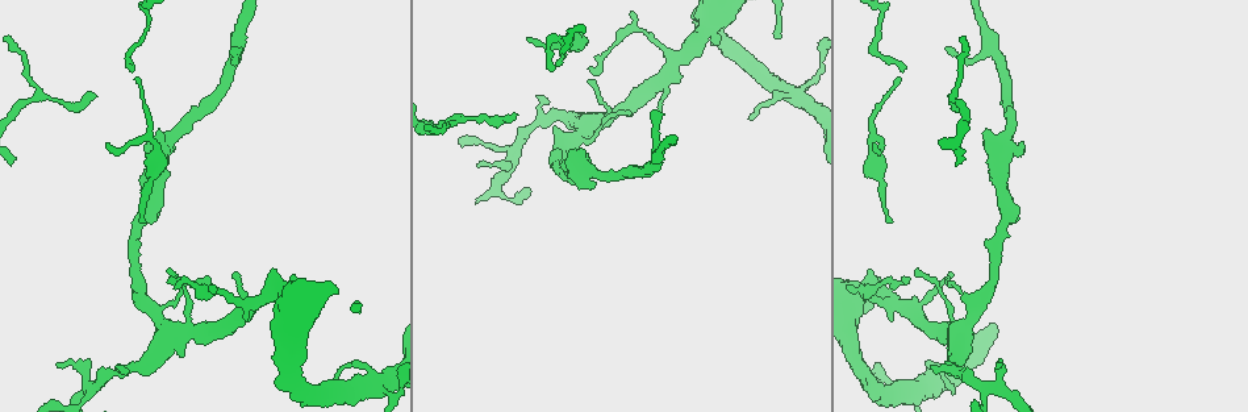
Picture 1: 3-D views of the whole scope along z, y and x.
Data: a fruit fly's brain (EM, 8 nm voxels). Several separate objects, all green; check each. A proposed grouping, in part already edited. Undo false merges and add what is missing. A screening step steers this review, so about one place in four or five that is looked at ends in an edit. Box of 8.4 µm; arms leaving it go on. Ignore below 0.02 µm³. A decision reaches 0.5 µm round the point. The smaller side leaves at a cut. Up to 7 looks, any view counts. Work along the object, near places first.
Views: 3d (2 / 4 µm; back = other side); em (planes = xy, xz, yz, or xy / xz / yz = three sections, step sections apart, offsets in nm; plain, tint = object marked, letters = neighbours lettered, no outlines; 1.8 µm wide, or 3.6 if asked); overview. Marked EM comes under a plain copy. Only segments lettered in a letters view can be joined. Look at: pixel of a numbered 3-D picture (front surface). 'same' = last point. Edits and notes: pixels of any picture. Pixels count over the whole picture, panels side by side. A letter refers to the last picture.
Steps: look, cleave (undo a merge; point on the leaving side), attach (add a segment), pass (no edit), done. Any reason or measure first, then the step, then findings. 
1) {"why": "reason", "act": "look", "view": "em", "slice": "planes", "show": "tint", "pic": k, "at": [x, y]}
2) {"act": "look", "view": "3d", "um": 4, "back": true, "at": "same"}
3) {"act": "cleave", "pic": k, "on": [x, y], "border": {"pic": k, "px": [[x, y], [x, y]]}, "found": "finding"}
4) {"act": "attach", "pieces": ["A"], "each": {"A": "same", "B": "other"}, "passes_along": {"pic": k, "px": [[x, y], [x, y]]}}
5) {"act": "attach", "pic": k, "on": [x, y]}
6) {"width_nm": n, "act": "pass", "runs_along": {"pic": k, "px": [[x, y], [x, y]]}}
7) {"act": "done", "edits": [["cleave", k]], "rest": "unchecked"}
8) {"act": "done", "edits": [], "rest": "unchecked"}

{"why": "an open end", "act": "look", "view": "3d", "um": 2, "back": true, "pic": 1, "at": [234, 277]}

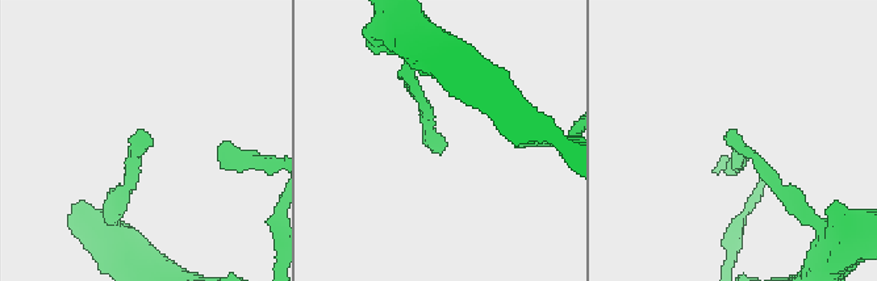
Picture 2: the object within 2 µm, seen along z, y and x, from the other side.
{"act": "look", "view": "em", "slice": "planes", "show": "tint", "pic": 2, "at": [153, 139]}

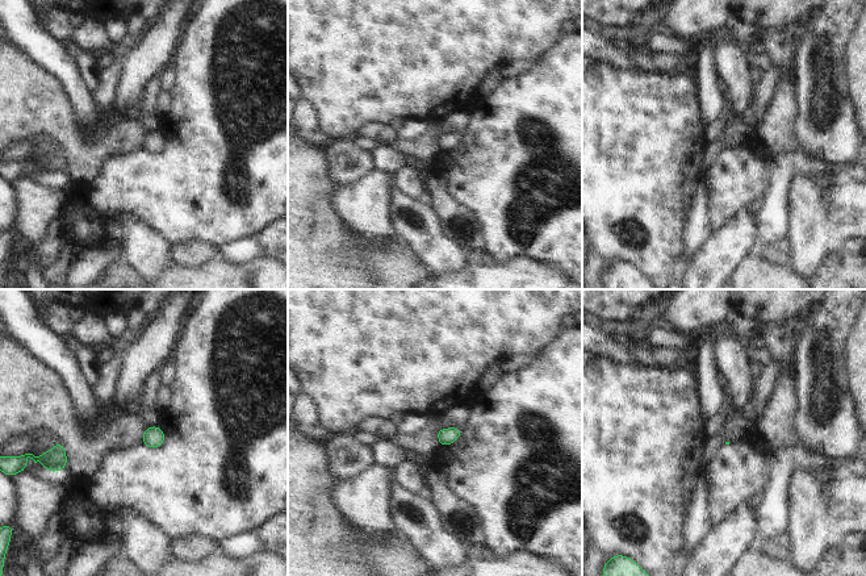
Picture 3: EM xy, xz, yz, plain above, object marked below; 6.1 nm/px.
{"act": "look", "view": "em", "slice": "planes", "show": "letters", "at": "same"}

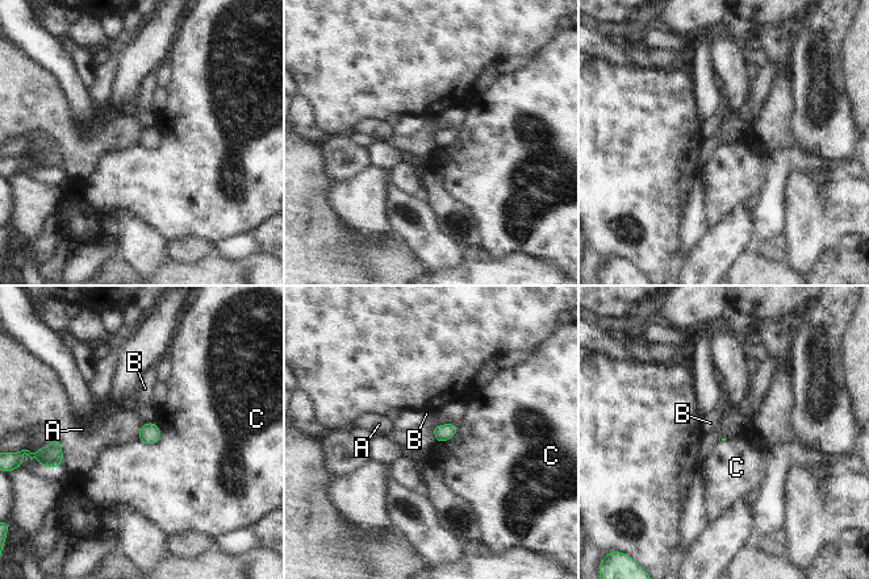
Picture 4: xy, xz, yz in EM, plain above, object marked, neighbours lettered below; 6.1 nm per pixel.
{"act": "pass", "each": {"A": "other", "B": "other", "C": "other"}, "border": {"pic": 4, "px": [[162, 429], [157, 442], [138, 441]]}, "found": "none of them fits"}

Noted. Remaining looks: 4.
{"why": "sharp bend", "act": "look", "view": "em", "slice": "planes", "show": "letters", "pic": 1, "at": [372, 388]}

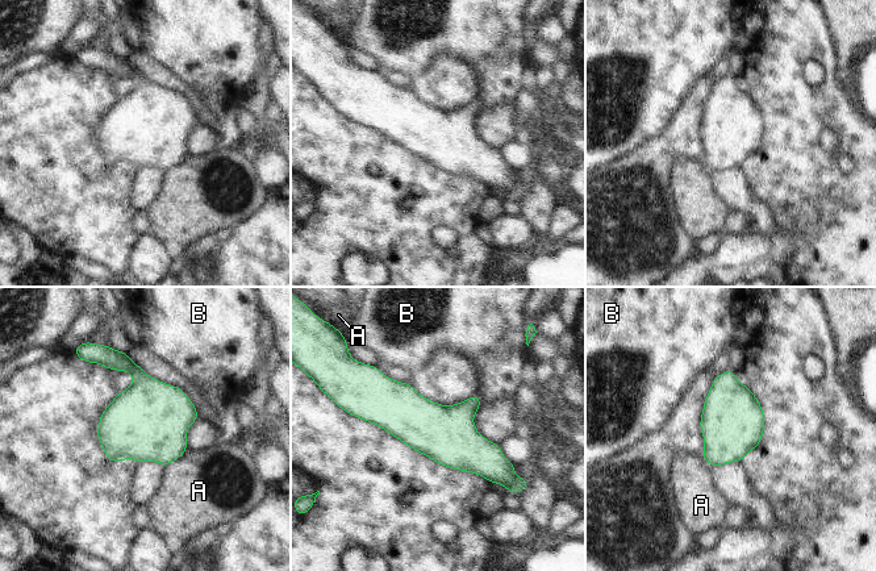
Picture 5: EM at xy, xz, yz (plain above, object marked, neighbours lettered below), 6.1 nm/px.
{"width_nm": 360, "act": "pass", "each": {"A": "other", "B": "other"}, "border": {"pic": 5, "px": [[187, 449], [165, 466]]}, "found": "one cell here"}

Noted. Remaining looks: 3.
{"why": "an open end", "act": "look", "view": "em", "slice": "xz", "step": 16, "show": "tint", "pic": 1, "at": [565, 56]}

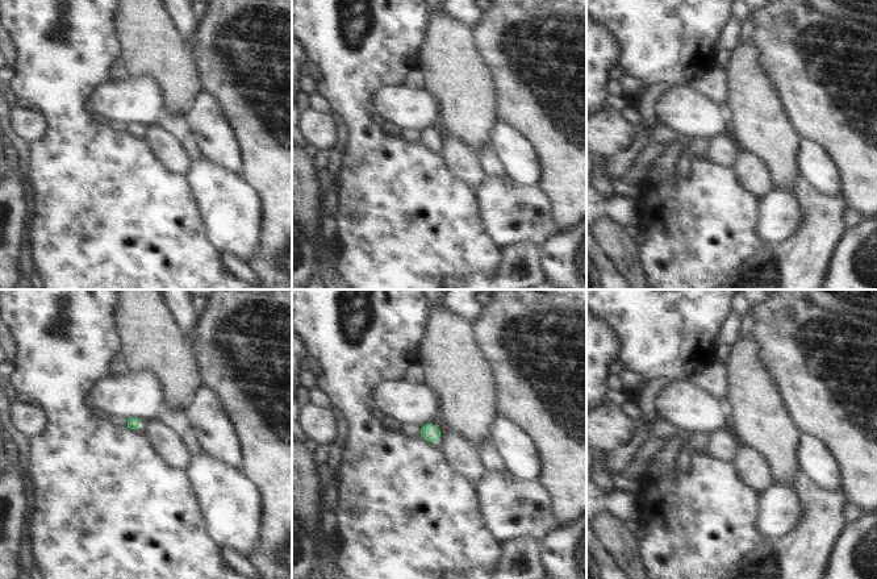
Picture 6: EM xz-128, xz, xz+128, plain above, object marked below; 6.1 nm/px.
{"why": "another direction", "act": "look", "view": "em", "slice": "planes", "show": "letters", "at": "same"}

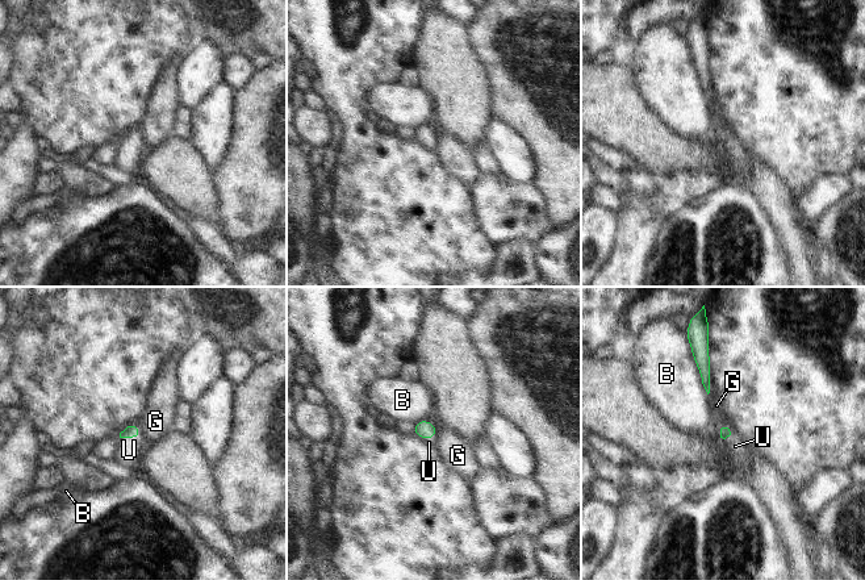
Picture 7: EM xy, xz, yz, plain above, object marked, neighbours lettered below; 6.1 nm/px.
{"act": "attach", "pieces": ["U"], "each": {"B": "other", "G": "other", "U": "same"}, "found": "the cell continues"}

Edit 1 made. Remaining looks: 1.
{"act": "done", "edits": [["attach", 7]], "rest": "unchecked"}

